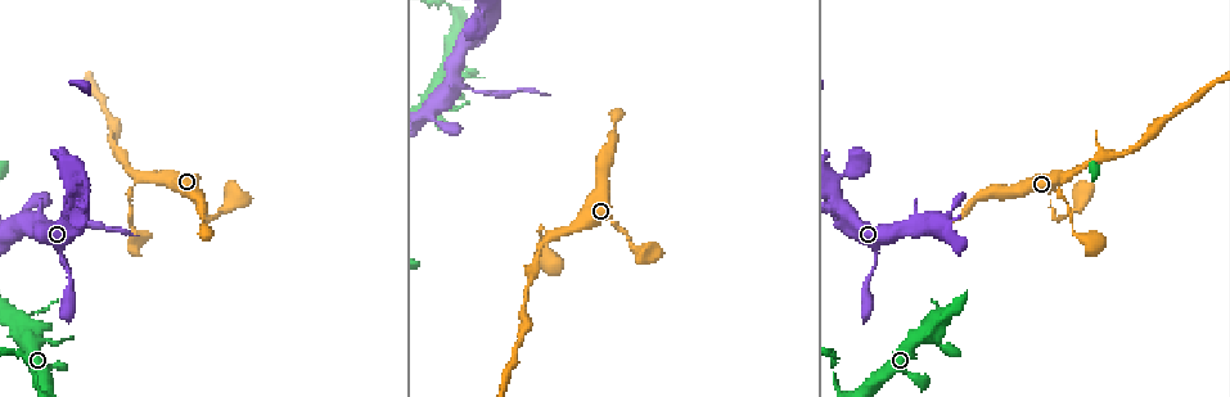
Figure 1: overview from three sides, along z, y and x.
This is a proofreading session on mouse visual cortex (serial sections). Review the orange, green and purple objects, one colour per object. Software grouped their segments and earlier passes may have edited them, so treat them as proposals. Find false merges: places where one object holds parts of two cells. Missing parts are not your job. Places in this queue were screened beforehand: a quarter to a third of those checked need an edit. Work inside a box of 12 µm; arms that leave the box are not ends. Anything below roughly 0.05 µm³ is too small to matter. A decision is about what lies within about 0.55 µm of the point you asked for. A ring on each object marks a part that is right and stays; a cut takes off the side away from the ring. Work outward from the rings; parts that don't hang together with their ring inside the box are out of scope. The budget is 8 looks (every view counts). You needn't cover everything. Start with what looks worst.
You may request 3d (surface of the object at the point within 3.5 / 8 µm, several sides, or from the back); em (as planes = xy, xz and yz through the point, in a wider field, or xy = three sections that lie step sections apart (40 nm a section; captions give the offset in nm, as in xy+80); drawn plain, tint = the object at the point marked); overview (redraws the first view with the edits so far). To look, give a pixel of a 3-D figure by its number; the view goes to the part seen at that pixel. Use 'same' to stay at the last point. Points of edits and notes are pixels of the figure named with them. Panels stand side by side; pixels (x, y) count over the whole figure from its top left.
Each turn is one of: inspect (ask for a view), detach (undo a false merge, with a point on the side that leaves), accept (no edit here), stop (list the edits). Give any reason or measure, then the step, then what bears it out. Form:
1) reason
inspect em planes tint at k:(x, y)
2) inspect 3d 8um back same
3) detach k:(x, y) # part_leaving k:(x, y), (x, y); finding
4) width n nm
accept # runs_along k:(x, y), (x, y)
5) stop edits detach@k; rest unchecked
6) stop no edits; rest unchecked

sharp bend
inspect 3d 3.5um at 1:(843, 175)

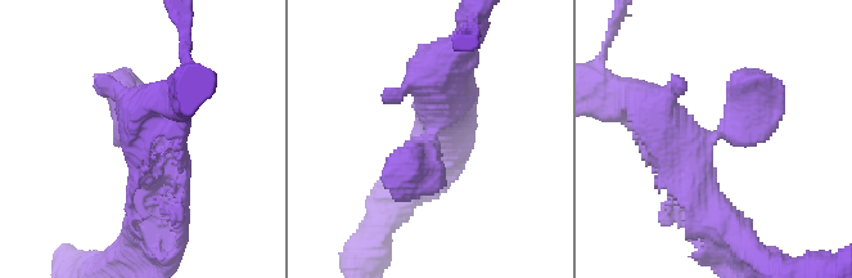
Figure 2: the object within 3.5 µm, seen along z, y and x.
need the tissue
inspect em xy step 2 tint at 2:(719, 133)

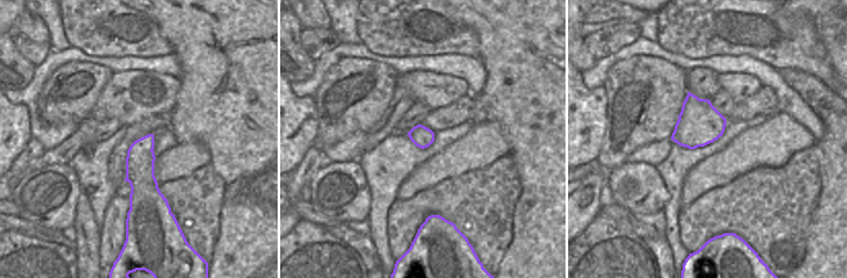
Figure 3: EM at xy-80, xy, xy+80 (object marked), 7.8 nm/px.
accept # runs_along 2:(715, 205), (695, 153), (765, 81); all the same cell

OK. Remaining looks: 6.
three arms meet
inspect em xy step 1 tint at 1:(1065, 177)

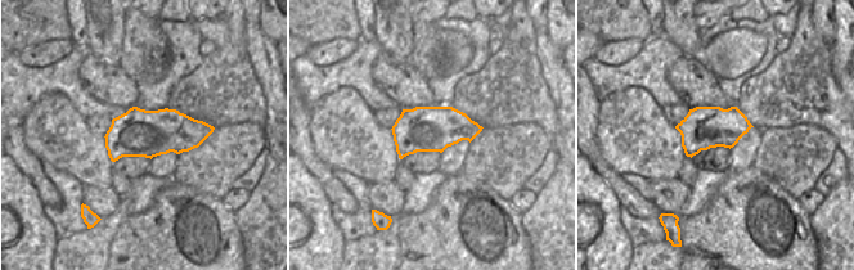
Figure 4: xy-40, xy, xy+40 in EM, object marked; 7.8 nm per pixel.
inspect 3d 3.5um same

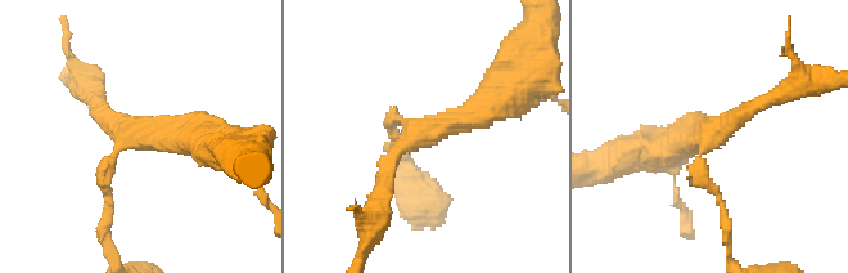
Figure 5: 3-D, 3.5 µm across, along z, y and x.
accept # continuous, no second cell

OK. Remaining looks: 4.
inspect 3d 8um at 1:(916, 224)

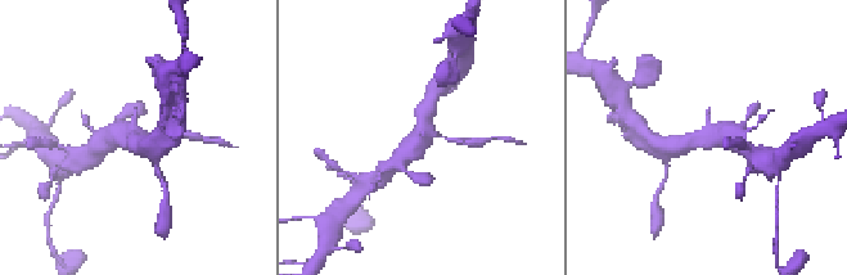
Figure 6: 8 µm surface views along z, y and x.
closer look
inspect 3d 3.5um at 6:(138, 134)

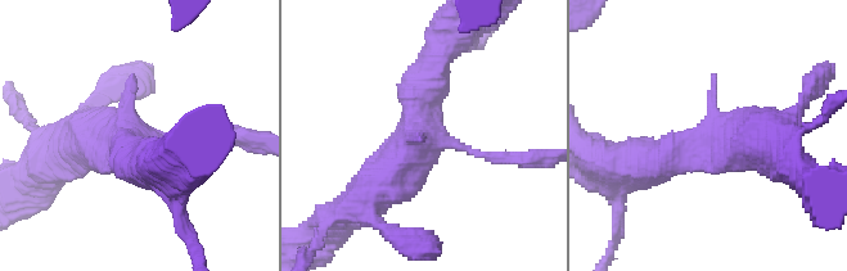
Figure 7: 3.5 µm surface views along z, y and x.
shape alone is not enough
inspect em xy step 5 tint at 7:(140, 134)

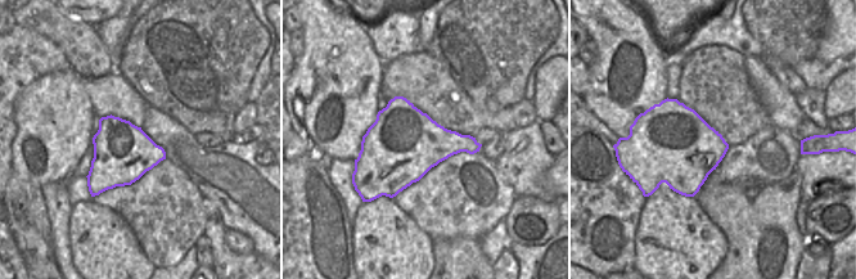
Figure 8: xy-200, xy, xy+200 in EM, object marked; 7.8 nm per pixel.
accept # runs_along 7:(433, 71), (426, 140), (354, 209); all the same cell

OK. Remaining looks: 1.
stop no edits; rest unchecked

